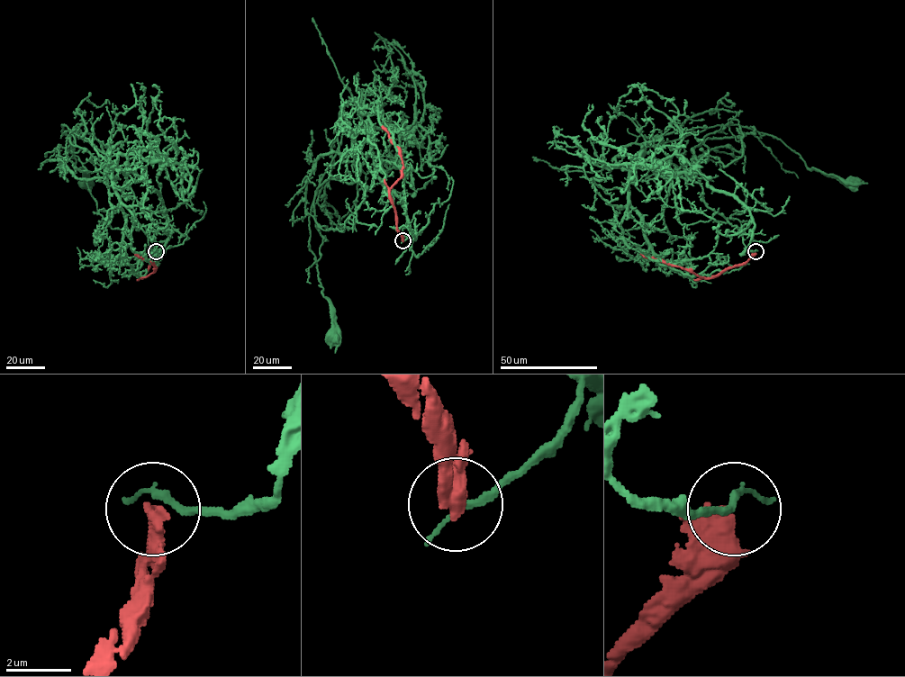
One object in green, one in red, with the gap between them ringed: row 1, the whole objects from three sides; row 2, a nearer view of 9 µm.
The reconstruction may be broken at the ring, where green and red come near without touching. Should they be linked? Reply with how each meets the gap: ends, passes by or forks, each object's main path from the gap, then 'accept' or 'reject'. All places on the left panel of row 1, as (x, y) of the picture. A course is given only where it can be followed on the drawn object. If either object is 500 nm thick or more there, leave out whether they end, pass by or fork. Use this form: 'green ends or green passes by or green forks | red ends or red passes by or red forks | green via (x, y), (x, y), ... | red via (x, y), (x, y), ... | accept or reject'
green via (156, 250), (162, 251), (168, 239), (161, 198), (135, 173), (124, 174), (61, 124), (85, 183) | red via (156, 251), (156, 257), (142, 278), (154, 271), (156, 266), (133, 252) | reject

